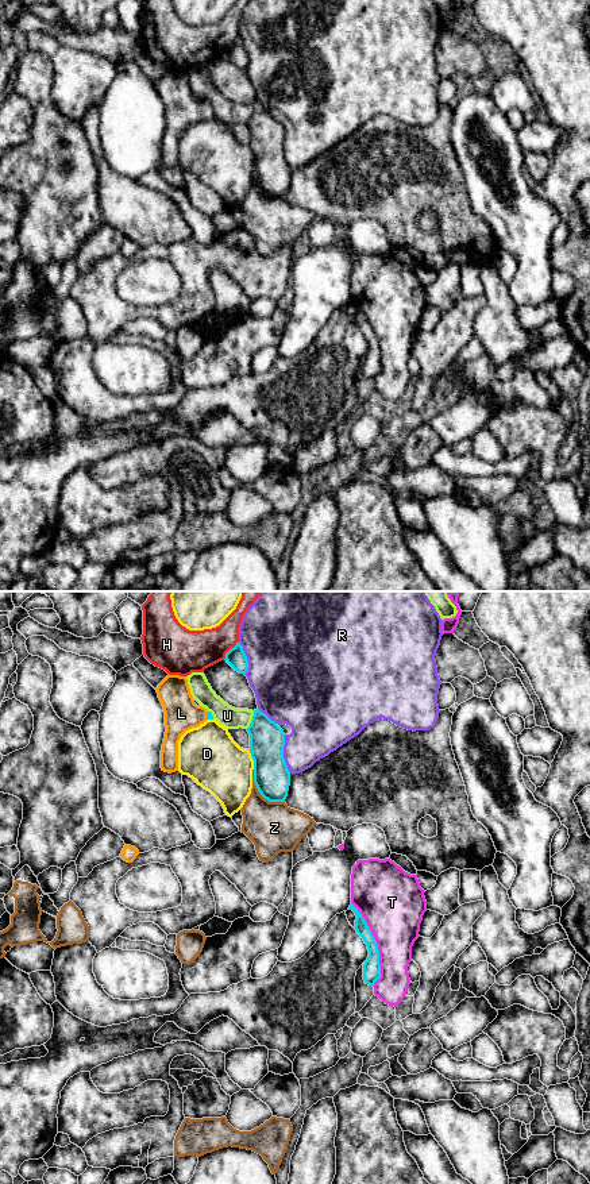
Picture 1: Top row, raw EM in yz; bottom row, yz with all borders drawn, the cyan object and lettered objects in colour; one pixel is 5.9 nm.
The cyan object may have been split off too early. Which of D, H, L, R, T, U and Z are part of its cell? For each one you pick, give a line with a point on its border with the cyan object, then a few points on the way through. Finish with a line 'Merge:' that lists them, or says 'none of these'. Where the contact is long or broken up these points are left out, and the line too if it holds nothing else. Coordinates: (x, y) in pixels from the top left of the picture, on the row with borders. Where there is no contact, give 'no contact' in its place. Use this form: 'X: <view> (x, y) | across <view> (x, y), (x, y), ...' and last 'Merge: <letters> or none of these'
L: yz (207, 716) | across yz (209, 716), (207, 716), (181, 713)
Merge: L

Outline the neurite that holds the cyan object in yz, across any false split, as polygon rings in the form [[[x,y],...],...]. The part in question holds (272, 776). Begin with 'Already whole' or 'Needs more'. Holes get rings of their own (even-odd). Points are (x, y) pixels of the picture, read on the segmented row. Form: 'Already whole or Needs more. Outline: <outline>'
Already whole. Outline: [[[259,709],[250,726],[250,753],[254,760],[254,783],[269,802],[285,802],[290,772],[284,759],[285,733]]]

